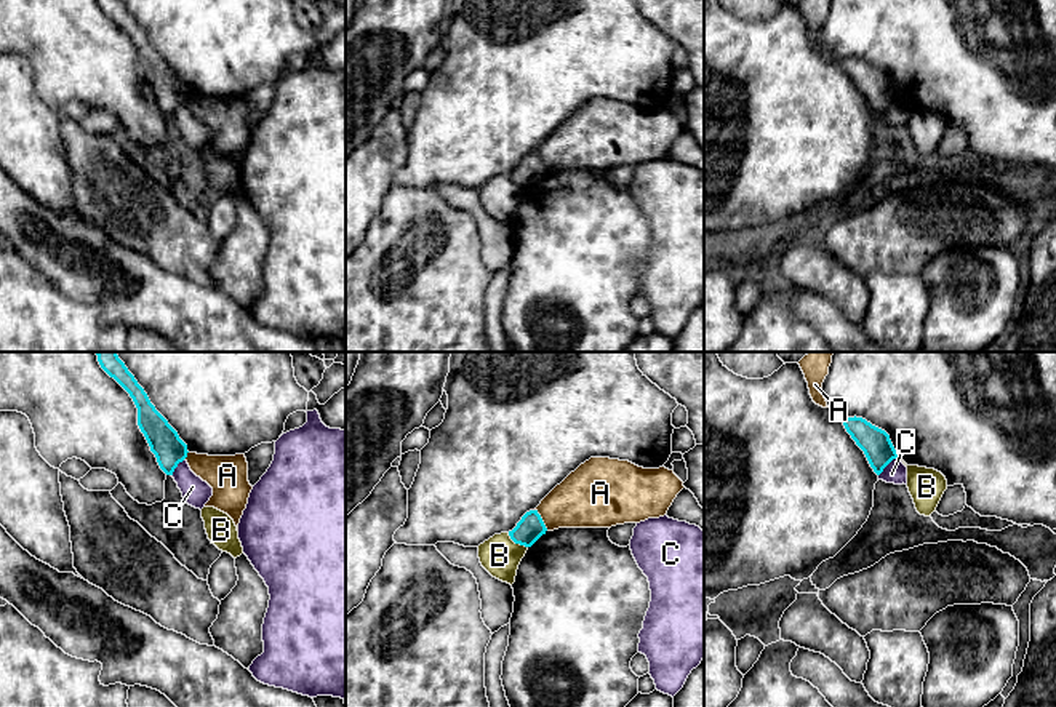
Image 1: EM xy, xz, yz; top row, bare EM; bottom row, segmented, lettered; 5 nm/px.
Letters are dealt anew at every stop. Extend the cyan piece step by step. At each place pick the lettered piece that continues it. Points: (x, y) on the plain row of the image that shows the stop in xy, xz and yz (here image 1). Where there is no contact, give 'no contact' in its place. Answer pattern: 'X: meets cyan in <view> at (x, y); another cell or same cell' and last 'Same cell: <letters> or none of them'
A: meets cyan in xz at (541, 162); another cell
B: meets cyan in xz at (517, 184); another cell
C: meets cyan in yz at (887, 106); another cell
Same cell: none of them

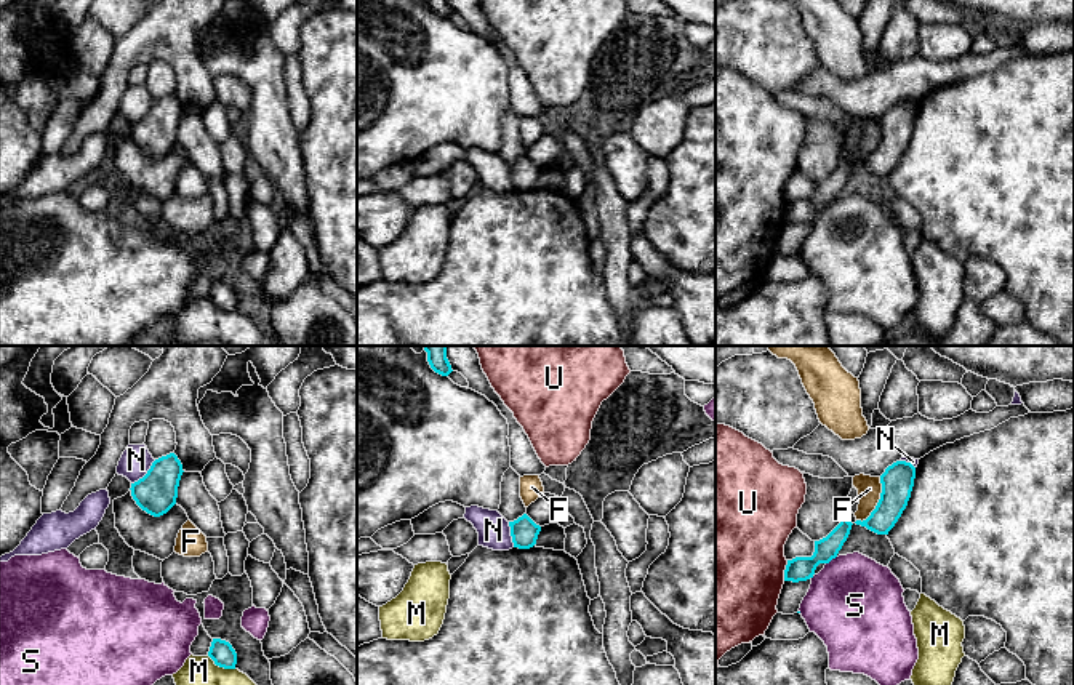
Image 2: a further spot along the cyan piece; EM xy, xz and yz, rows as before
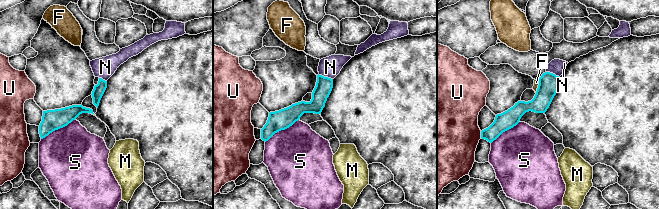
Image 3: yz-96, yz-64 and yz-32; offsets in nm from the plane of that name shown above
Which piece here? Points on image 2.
F: meets cyan in yz at (877, 144); another cell
M: meets cyan in xy at (221, 308); another cell
N: meets cyan in xy at (146, 116); another cell
S: meets cyan in yz at (831, 200); another cell
U: meets cyan in yz at (785, 212); another cell
Same cell: none of them

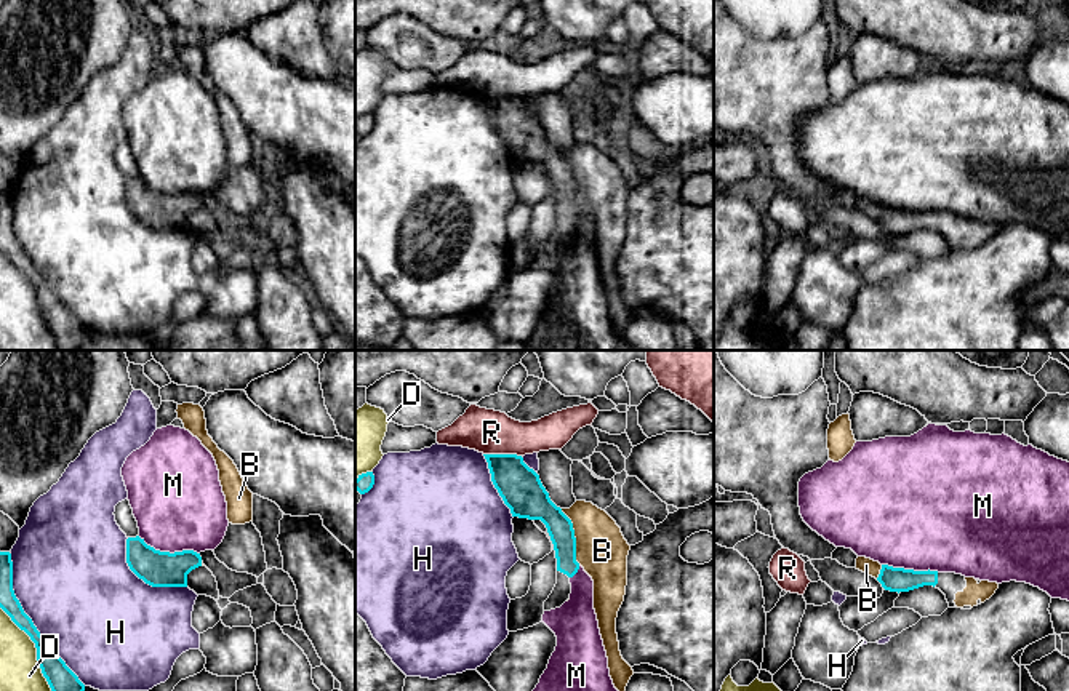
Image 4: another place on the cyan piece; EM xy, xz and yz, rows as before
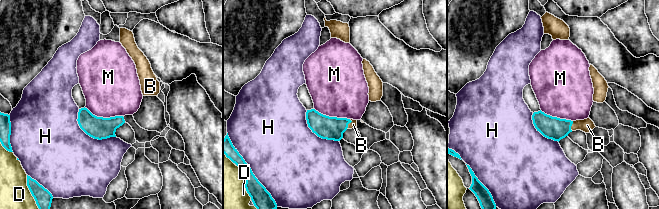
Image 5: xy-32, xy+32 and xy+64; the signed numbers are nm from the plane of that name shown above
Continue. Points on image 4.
B: meets cyan in xz at (573, 178); same cell
D: meets cyan in xy at (37, 299); another cell
H: meets cyan in xy at (31, 261); another cell
M: meets cyan in xy at (168, 194); another cell
R: meets cyan in xz at (503, 96); another cell
Same cell: B

